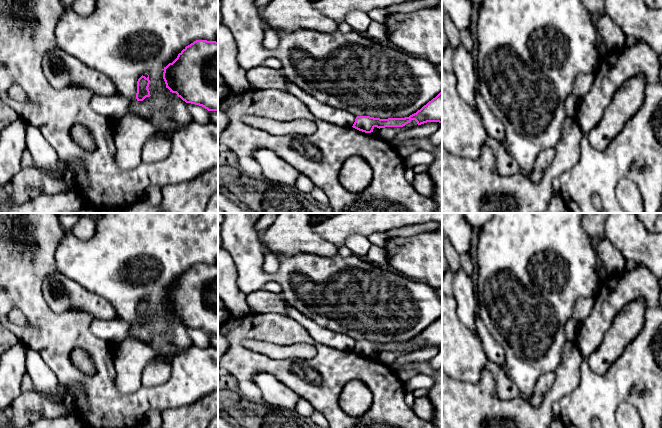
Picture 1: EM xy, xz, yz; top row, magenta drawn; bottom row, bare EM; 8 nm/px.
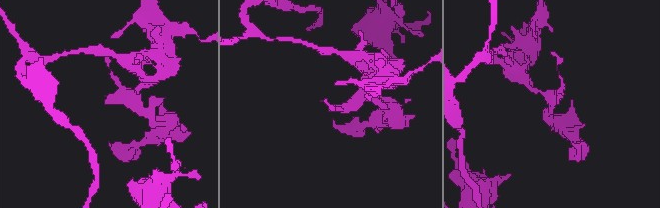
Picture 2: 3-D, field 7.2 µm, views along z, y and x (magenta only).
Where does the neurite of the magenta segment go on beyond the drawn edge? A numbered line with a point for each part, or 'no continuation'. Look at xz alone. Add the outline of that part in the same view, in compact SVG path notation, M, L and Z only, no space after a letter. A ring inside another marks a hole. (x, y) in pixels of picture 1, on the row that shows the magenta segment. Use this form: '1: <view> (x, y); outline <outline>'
no continuation

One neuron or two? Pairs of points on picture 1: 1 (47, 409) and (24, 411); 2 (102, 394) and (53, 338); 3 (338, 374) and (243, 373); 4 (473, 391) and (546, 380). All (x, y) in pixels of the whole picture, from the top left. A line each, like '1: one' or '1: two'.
1: one
2: one
3: one
4: two

